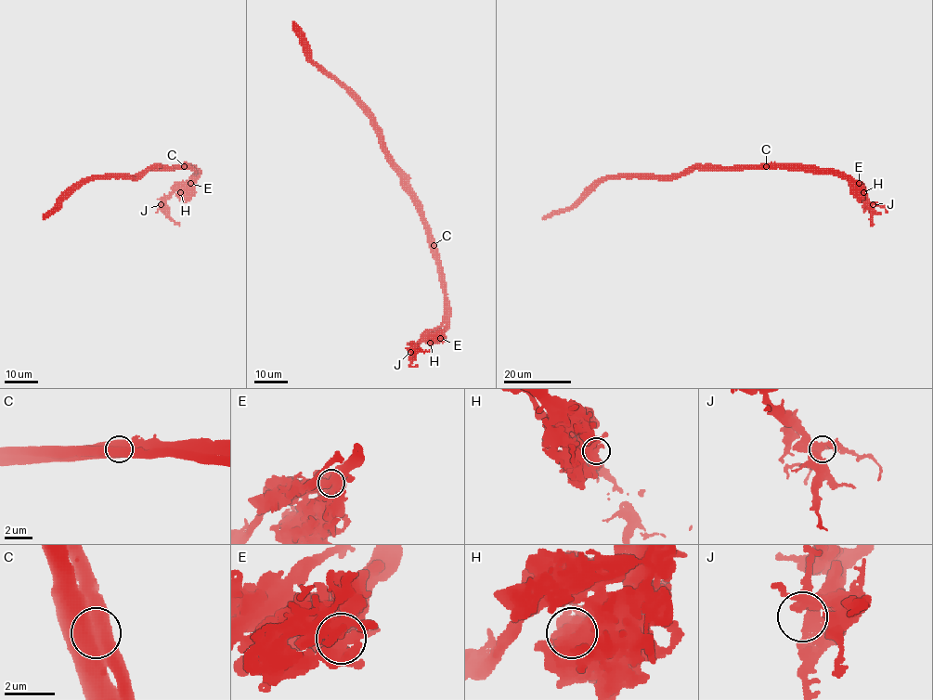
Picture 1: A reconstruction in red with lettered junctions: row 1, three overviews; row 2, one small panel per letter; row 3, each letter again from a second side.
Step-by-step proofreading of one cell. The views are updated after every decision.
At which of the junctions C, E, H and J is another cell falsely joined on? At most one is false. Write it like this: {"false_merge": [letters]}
{"false_merge": ["C"]}

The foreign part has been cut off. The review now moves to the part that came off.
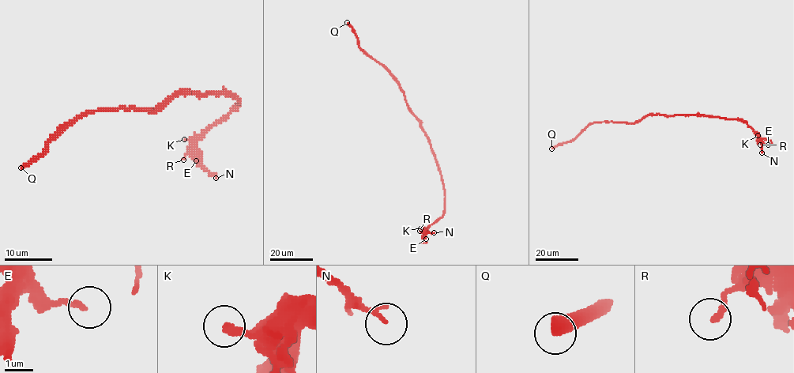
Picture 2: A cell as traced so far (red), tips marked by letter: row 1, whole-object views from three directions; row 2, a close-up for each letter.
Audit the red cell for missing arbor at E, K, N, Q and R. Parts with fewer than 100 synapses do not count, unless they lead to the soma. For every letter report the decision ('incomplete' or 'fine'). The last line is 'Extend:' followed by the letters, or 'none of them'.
E: fine
K: fine
N: fine
Q: incomplete
R: fine
Extend: Q

